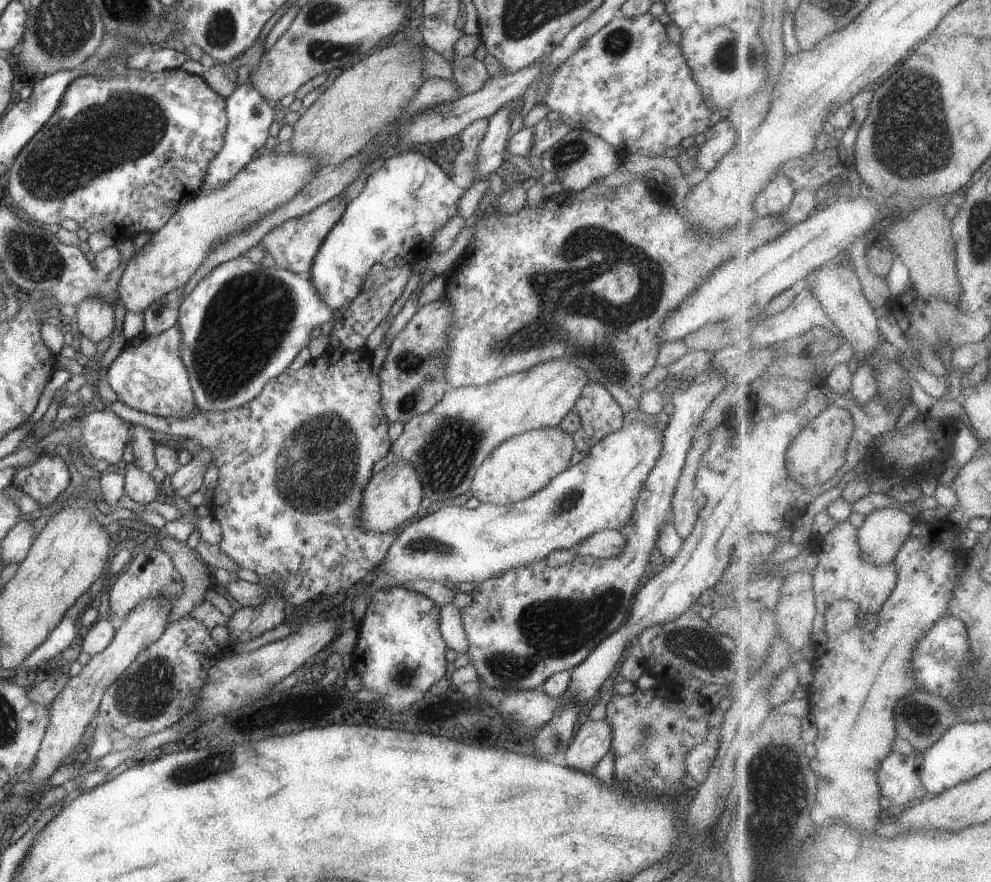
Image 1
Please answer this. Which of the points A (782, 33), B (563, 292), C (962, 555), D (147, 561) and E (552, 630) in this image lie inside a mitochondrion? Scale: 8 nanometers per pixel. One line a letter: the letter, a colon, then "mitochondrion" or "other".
A: other
B: mitochondrion
C: other
D: other
E: mitochondrion

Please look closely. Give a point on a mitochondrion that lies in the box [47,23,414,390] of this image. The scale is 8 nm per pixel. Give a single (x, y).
(117, 51)

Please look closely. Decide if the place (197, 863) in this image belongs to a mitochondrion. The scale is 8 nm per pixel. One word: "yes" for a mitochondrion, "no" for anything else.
no

